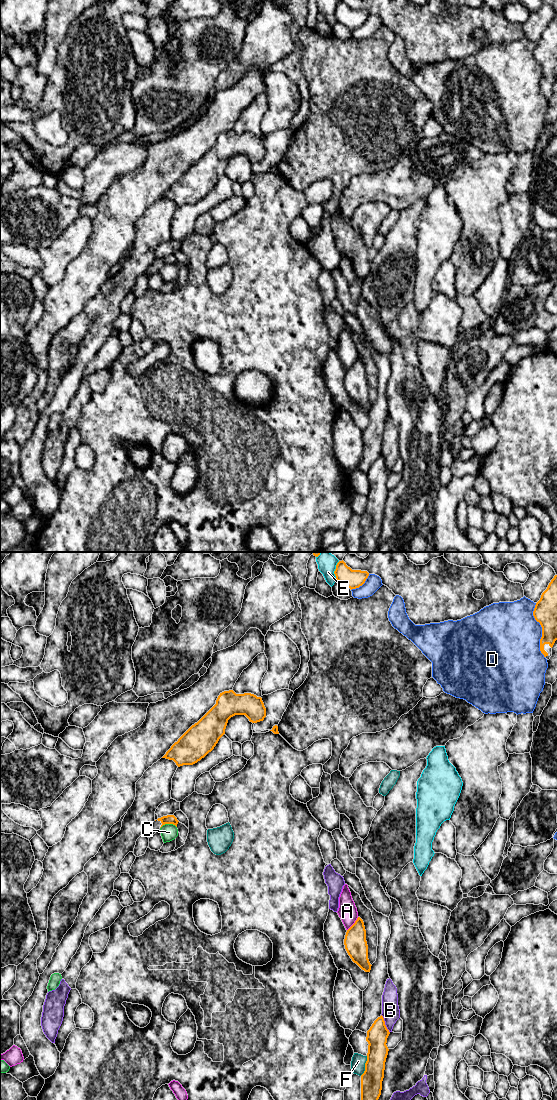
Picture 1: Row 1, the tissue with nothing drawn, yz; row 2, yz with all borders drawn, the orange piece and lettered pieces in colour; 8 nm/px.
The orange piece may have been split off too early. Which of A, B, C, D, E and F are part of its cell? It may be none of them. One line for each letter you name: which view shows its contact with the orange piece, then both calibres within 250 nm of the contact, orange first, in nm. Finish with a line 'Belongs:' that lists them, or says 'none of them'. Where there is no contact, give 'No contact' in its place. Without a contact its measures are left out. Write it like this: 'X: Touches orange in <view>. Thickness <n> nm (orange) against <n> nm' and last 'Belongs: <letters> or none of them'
C: Touches orange in yz. Thickness 80 nm (orange) against 140 nm
Belongs: C

